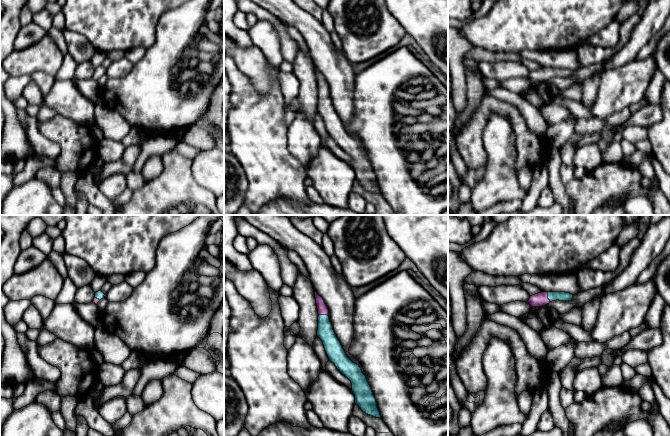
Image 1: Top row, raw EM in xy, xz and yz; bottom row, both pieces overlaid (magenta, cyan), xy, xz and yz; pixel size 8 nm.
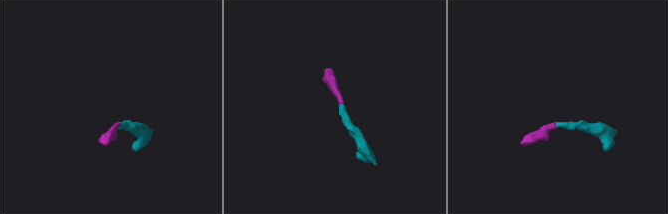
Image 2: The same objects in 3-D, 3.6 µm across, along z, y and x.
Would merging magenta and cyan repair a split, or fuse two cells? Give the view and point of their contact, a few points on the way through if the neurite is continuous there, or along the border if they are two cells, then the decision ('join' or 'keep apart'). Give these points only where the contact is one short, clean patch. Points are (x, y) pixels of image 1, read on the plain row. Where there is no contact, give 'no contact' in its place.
yz (547, 73) | across yz (541, 75), (547, 73), (552, 72) | join

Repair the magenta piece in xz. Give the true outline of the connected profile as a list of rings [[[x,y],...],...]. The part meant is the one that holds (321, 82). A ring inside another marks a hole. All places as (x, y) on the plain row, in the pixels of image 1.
[[[316,67],[315,74],[319,90],[317,112],[322,116],[329,136],[351,157],[352,168],[355,171],[355,180],[366,190],[381,194],[376,175],[366,152],[362,149],[359,141],[353,139],[347,133],[329,96],[329,86],[323,74]]]

